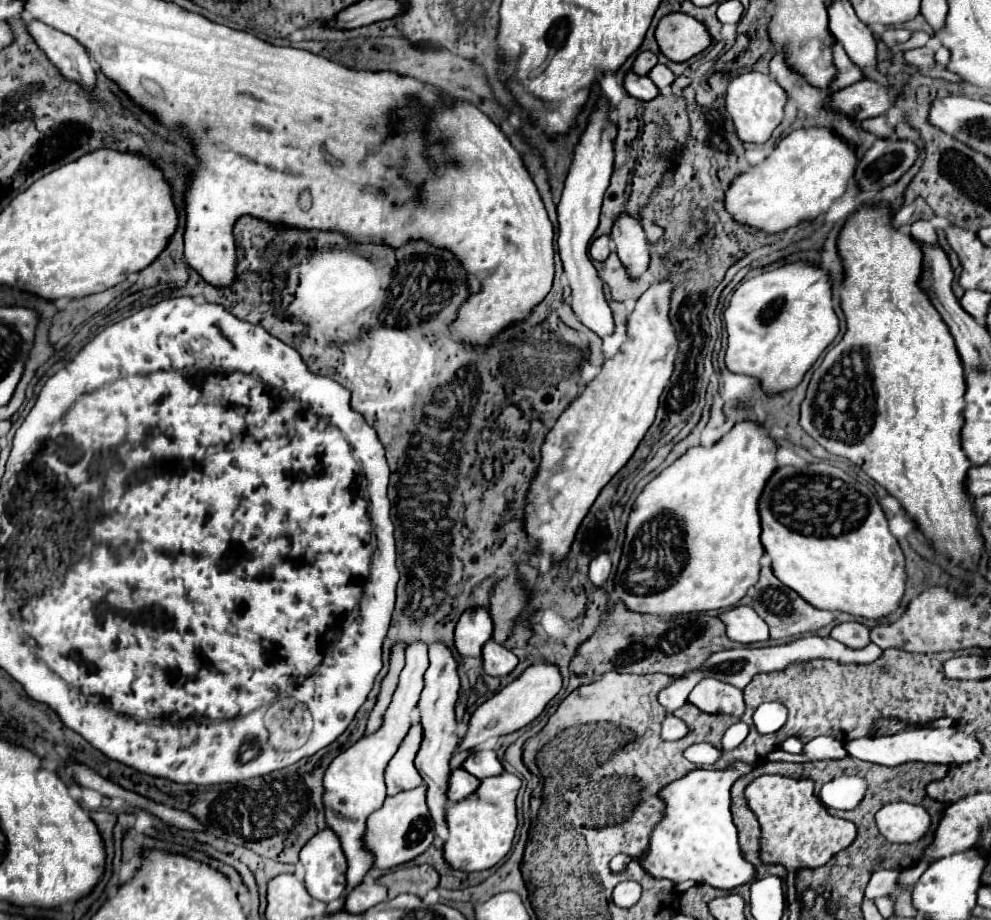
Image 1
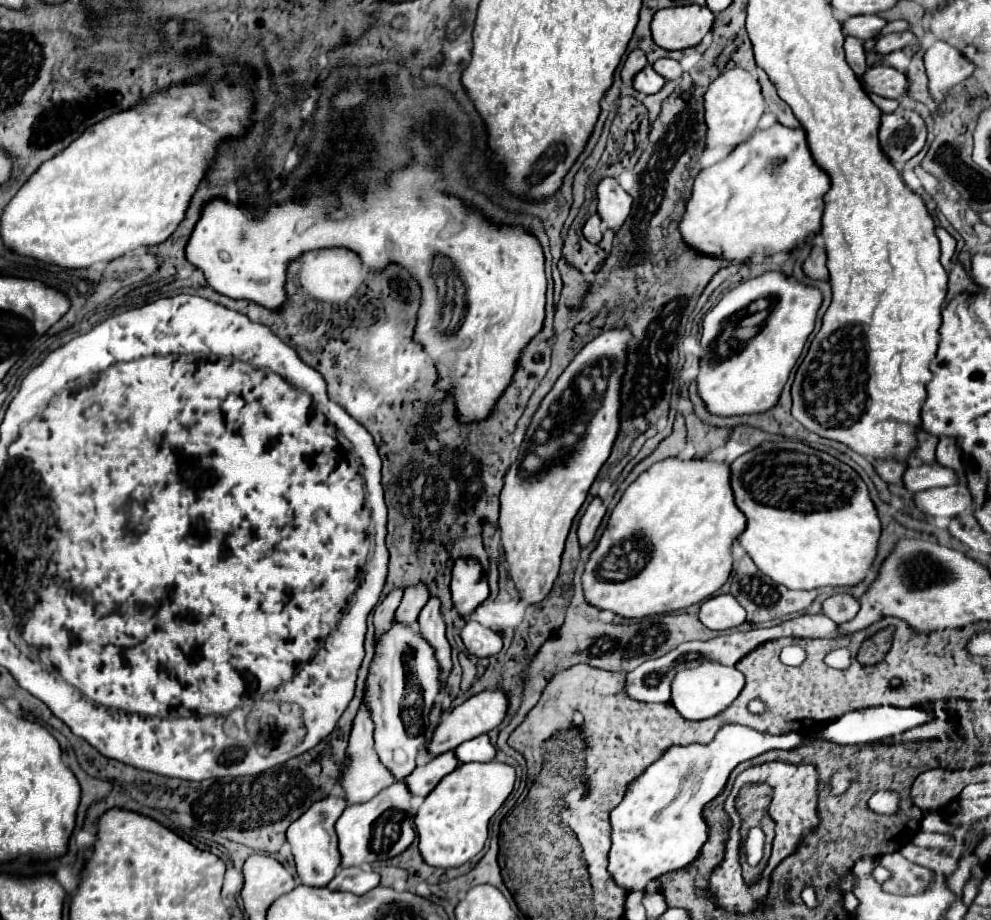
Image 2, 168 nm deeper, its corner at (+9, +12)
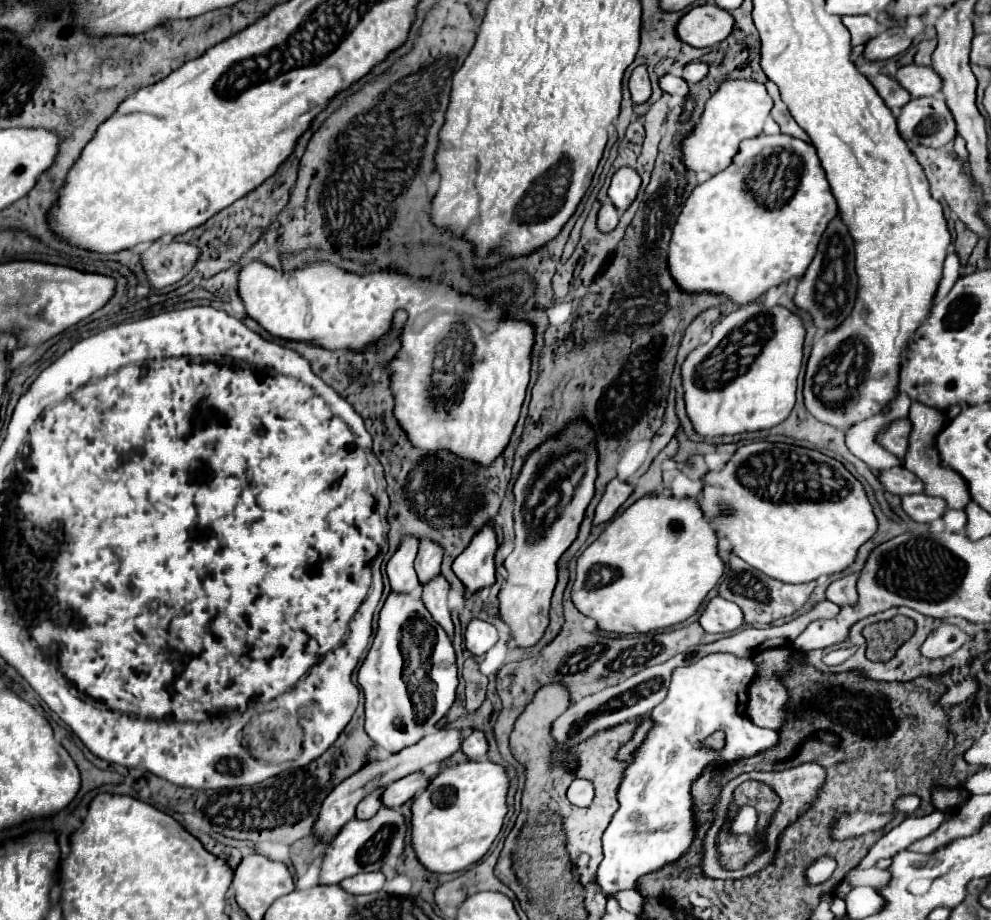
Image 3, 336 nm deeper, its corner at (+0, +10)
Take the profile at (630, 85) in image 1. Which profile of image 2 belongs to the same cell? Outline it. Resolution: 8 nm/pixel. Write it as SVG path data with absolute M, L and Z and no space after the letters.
M649 64L633 78L633 88L641 94L657 94L665 84L665 78L659 76Z

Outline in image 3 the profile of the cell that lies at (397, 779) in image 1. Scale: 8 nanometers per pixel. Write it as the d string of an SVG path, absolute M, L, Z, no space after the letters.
M390 592L378 618L374 644L358 670L358 684L366 698L366 732L388 754L396 754L422 740L432 728L436 730L436 722L454 704L456 654L450 638L434 624L420 598Z

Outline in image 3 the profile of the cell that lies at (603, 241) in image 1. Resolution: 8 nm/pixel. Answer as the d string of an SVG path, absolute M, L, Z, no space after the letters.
M604 202L604 206L598 212L598 230L612 232L618 224L618 218L620 218L620 212L610 202Z

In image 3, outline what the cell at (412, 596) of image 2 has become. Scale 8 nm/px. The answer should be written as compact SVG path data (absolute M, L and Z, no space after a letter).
M420 540L420 550L414 568L422 584L428 584L430 580L440 576L440 562L442 562L442 548L438 548L438 544L430 544L430 540Z

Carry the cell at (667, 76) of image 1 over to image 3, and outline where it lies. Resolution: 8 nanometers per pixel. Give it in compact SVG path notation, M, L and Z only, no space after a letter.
M690 62L682 68L682 78L688 82L688 84L694 84L694 82L700 82L704 76L708 74L708 66L702 64L702 62Z

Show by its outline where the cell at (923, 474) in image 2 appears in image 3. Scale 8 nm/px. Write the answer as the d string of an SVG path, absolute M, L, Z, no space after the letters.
M898 466L898 468L890 468L886 472L880 472L880 482L884 486L884 490L898 494L898 496L906 496L906 494L914 494L914 490L924 490L924 482L912 474L908 468Z

